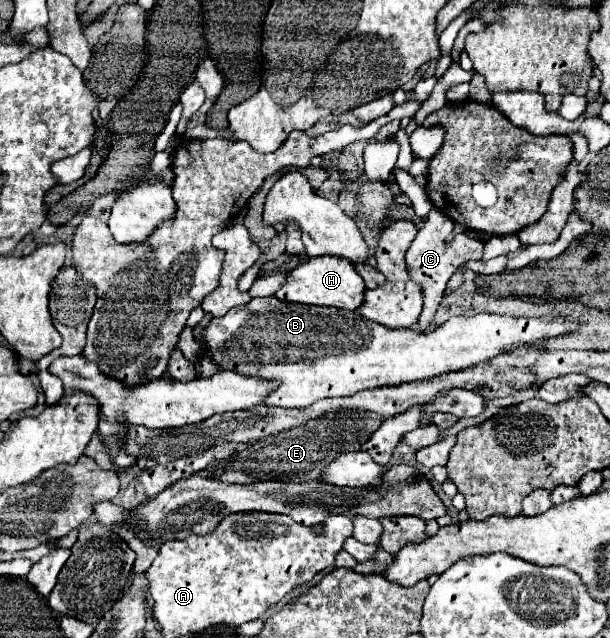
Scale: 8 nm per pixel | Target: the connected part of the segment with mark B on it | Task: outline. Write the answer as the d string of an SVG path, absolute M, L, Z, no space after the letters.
M276 296L268 298L252 298L248 304L232 308L222 318L212 318L204 328L204 350L212 356L212 362L222 370L232 370L244 376L258 376L262 380L280 382L274 392L264 398L266 406L286 406L286 408L306 408L324 398L340 398L352 396L360 390L380 388L380 386L398 386L404 382L434 378L446 372L462 370L468 366L476 366L486 362L504 350L530 346L532 340L558 336L574 330L576 324L568 320L538 320L538 318L506 318L496 314L478 314L472 318L454 316L432 332L418 330L390 330L374 324L358 312L324 308L324 306L308 306L296 302L284 302Z

